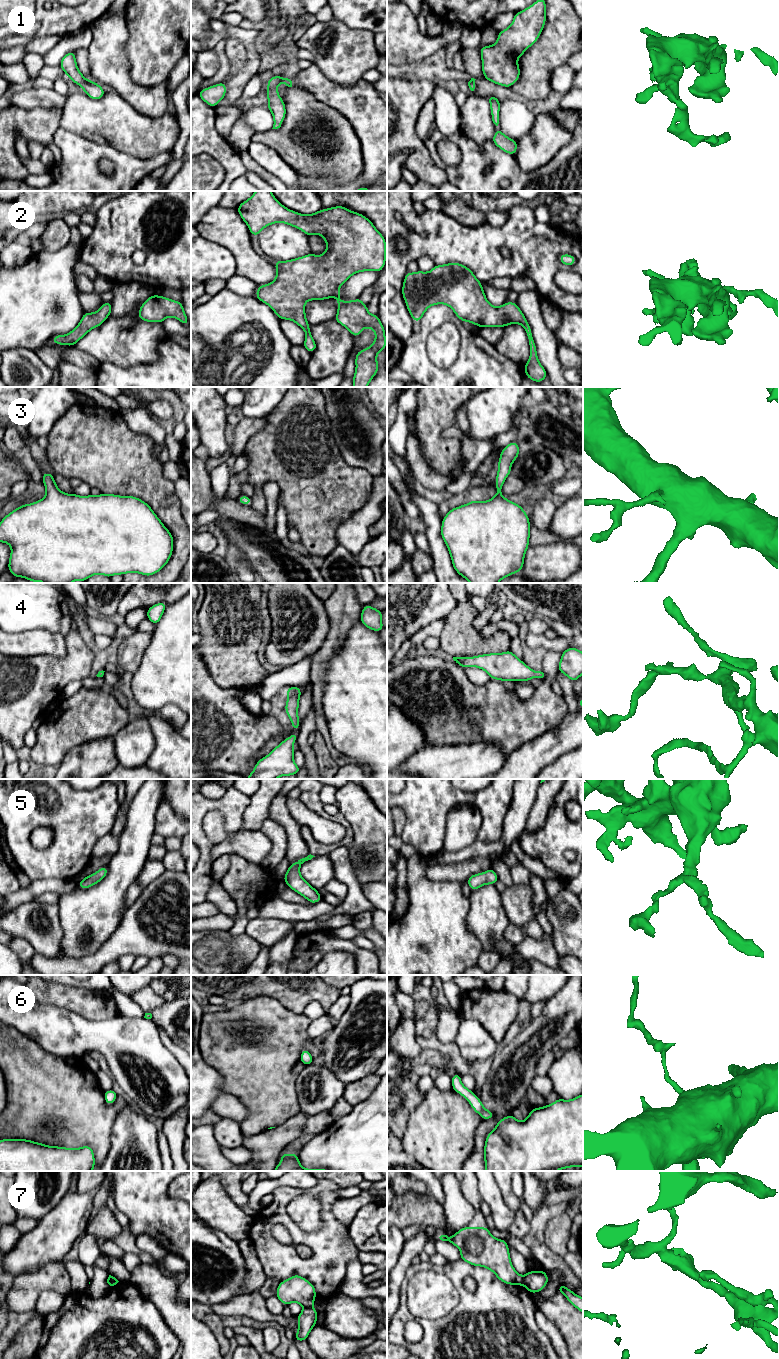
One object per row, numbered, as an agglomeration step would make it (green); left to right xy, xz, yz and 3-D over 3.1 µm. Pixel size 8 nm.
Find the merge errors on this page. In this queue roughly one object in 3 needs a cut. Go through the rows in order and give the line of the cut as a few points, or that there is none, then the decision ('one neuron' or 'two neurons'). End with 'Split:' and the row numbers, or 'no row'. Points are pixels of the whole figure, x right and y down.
1: no cut; one neuron
2: no cut; one neuron
3: no cut; one neuron
4: no cut; one neuron
5: no cut; one neuron
6: no cut; one neuron
7: cut in xz along (311, 1306), (304, 1308); two neurons
Split: 7

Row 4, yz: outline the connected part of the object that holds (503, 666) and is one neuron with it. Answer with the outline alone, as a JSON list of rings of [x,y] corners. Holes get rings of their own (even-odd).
[[[508,650],[503,653],[490,653],[474,657],[453,657],[453,660],[463,668],[478,667],[484,670],[491,679],[499,681],[528,682],[536,677],[544,680],[547,675],[543,670],[533,671],[515,654]]]

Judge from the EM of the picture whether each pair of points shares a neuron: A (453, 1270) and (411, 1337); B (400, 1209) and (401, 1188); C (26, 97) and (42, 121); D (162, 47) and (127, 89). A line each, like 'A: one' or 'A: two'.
A: two
B: two
C: two
D: two

